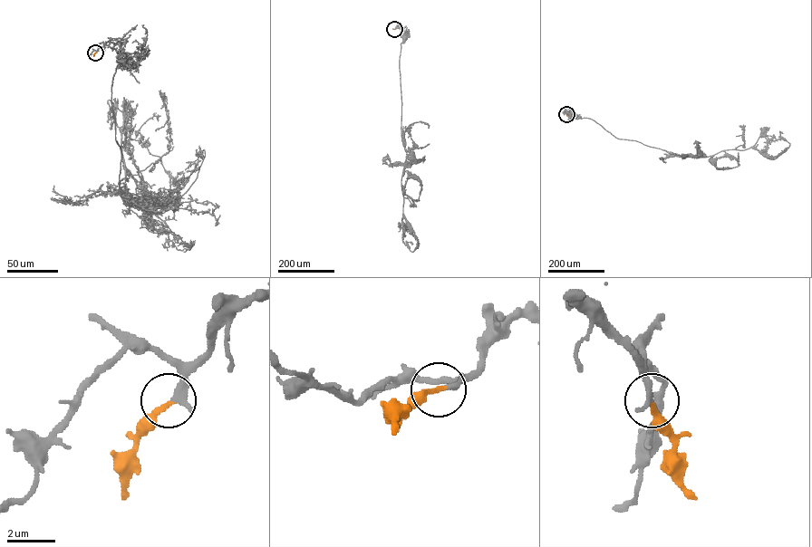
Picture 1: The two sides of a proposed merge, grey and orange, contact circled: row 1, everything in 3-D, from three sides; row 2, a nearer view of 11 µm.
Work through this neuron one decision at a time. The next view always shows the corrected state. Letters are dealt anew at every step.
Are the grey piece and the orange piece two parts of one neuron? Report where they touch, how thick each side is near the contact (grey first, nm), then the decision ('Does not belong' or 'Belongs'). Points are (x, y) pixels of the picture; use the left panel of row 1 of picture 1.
Place: (95, 52). Thickness 320 nm (grey) against 220 nm. Belongs

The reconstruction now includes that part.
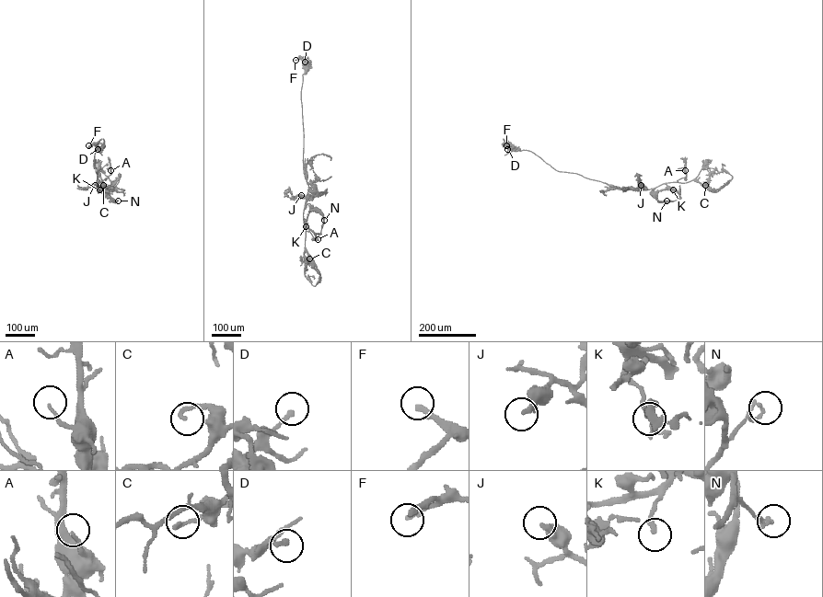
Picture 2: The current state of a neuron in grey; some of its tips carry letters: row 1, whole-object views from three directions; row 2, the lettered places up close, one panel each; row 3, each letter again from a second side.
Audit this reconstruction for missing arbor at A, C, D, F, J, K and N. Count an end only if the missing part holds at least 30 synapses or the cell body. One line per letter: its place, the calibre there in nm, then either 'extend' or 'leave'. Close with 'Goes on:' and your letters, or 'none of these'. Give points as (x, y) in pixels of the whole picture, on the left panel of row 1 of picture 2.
A: at (110, 170); 110 nm thick; leave
C: at (103, 185); 170 nm thick; leave
D: at (98, 149); 200 nm thick; leave
F: at (88, 145); 240 nm thick; extend
J: at (95, 185); 340 nm thick; leave
K: at (99, 189); 130 nm thick; leave
N: at (118, 200); 200 nm thick; leave
Goes on: F

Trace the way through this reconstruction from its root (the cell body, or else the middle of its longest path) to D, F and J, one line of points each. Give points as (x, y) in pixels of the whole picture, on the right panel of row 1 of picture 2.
D: (619, 187), (575, 173), (557, 171), (530, 151), (507, 149)
F: (619, 187), (575, 173), (557, 171), (531, 151), (506, 145)
J: (619, 187), (643, 189), (641, 185)

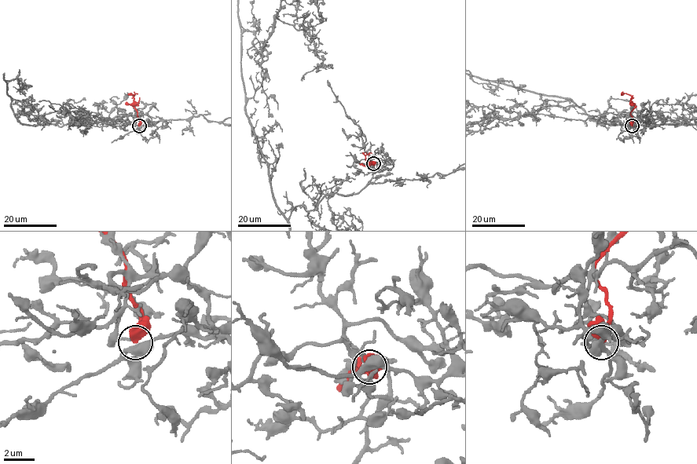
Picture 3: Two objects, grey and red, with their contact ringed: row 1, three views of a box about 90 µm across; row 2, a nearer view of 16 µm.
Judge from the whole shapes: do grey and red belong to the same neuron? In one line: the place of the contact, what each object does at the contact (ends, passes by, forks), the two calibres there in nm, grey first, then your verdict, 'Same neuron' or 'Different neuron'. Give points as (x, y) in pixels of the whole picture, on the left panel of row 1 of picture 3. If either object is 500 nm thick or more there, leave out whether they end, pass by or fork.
Place: (139, 126). Thickness 400 nm (grey) against 600 nm. Different neuron

